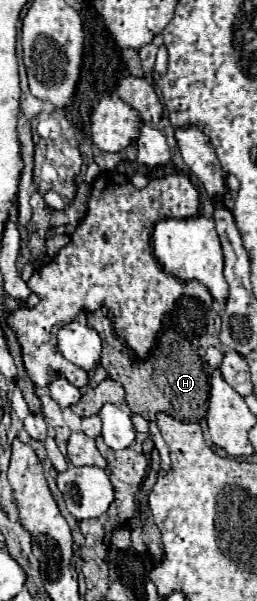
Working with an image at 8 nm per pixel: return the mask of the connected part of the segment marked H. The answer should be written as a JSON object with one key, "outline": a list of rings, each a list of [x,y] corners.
{"outline":[[[86,313],[88,325],[98,331],[102,337],[102,355],[100,363],[108,371],[108,375],[118,381],[126,391],[126,405],[132,413],[142,415],[148,421],[156,419],[158,411],[172,415],[178,421],[202,421],[208,411],[210,385],[208,375],[204,371],[204,363],[200,359],[198,347],[194,347],[184,335],[178,335],[174,329],[166,329],[146,359],[130,357],[128,345],[114,335],[112,323],[108,317],[98,317],[94,313]]]}

